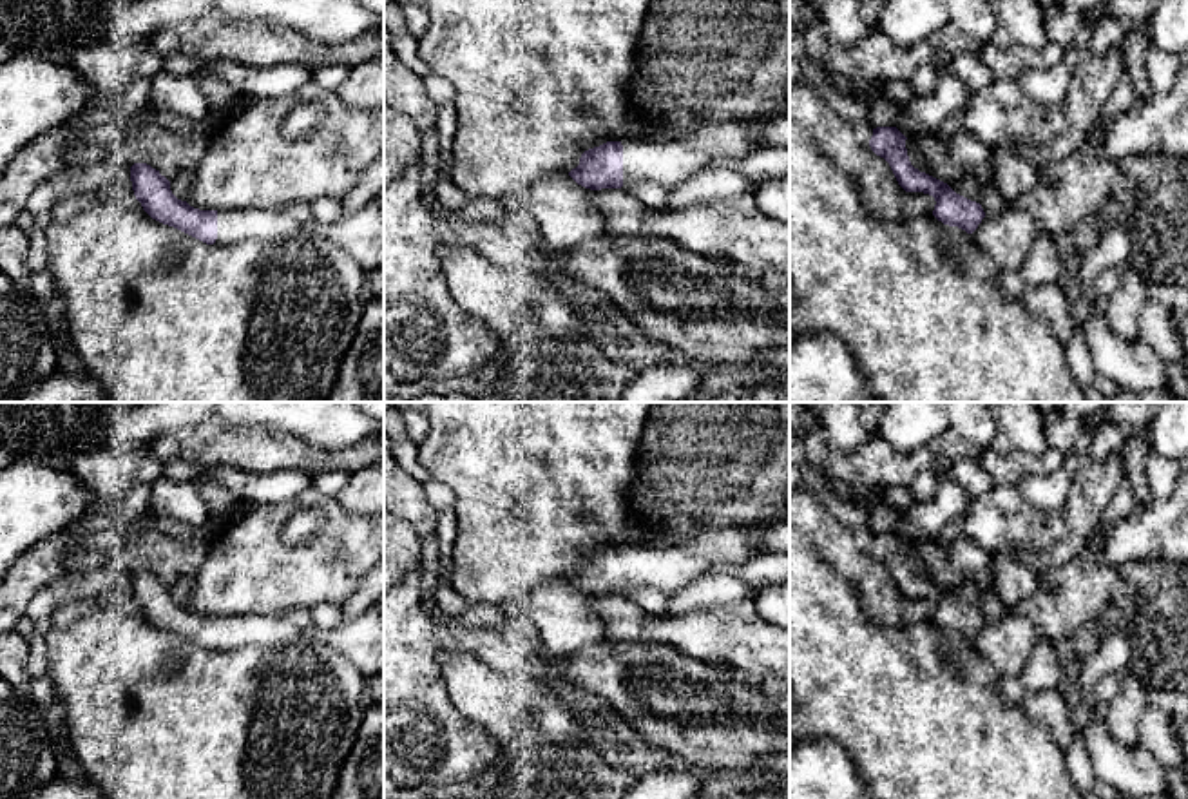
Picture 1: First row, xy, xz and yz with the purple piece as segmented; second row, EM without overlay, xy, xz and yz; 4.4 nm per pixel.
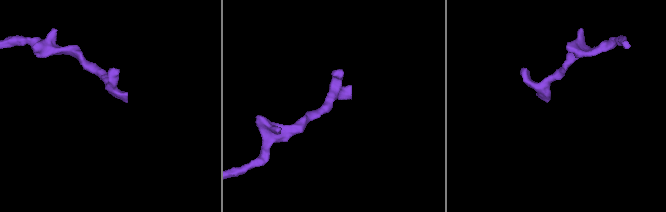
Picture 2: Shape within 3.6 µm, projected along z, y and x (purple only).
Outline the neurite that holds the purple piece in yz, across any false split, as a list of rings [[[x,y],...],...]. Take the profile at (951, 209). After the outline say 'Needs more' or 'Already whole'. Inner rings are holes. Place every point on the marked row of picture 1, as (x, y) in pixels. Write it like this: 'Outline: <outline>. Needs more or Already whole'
Outline: [[[877,127],[873,129],[869,147],[889,163],[898,185],[905,192],[924,192],[934,197],[933,216],[938,221],[972,234],[985,217],[982,205],[956,194],[947,183],[915,168],[907,156],[905,140],[896,127]]]. Already whole

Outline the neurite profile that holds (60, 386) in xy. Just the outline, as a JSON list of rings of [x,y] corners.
[[[54,373],[27,391],[18,402],[107,402],[100,384],[91,375]]]

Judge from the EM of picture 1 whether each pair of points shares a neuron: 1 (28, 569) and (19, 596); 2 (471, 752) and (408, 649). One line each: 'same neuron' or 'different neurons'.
1: same neuron
2: same neuron

